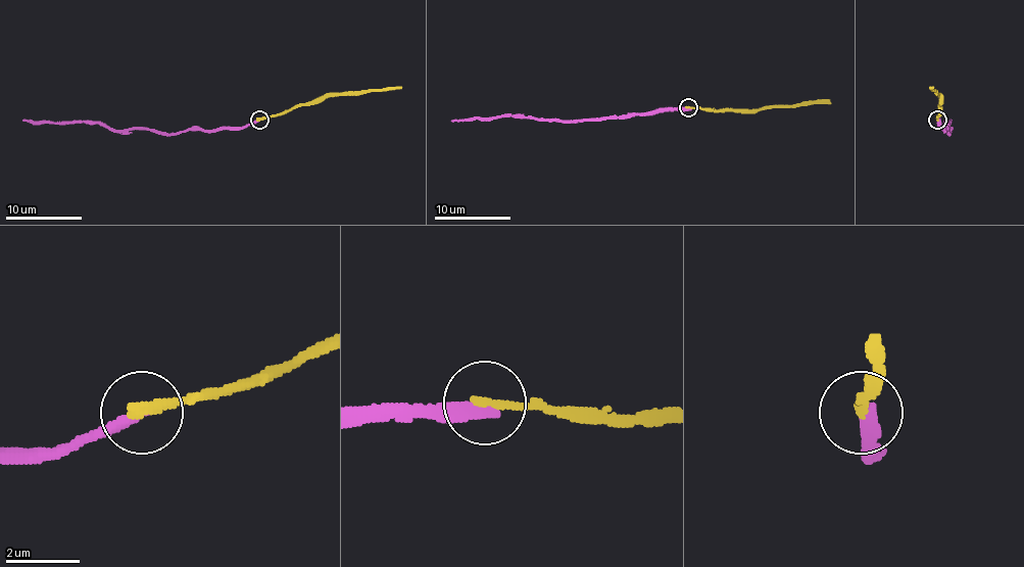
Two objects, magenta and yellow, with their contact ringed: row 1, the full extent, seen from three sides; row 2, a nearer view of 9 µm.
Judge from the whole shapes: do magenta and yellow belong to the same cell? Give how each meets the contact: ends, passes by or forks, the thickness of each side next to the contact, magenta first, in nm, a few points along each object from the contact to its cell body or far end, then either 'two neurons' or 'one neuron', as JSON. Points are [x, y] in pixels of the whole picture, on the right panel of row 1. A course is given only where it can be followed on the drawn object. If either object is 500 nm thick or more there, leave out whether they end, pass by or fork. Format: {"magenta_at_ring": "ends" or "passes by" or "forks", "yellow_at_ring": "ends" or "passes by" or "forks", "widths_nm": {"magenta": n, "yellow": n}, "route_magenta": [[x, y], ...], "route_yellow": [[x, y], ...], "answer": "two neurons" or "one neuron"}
{"magenta_at_ring": "ends", "yellow_at_ring": "ends", "widths_nm": {"magenta": 360, "yellow": 220}, "route_magenta": [[938, 120], [940, 128], [947, 133], [946, 122], [949, 120]], "route_yellow": [[936, 120], [940, 97], [929, 86]], "answer": "one neuron"}

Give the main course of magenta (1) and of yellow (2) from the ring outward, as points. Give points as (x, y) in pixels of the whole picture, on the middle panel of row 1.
1: (687, 108), (604, 117), (538, 120), (532, 116), (514, 116), (450, 120)
2: (687, 106), (756, 110), (822, 103), (830, 99)

